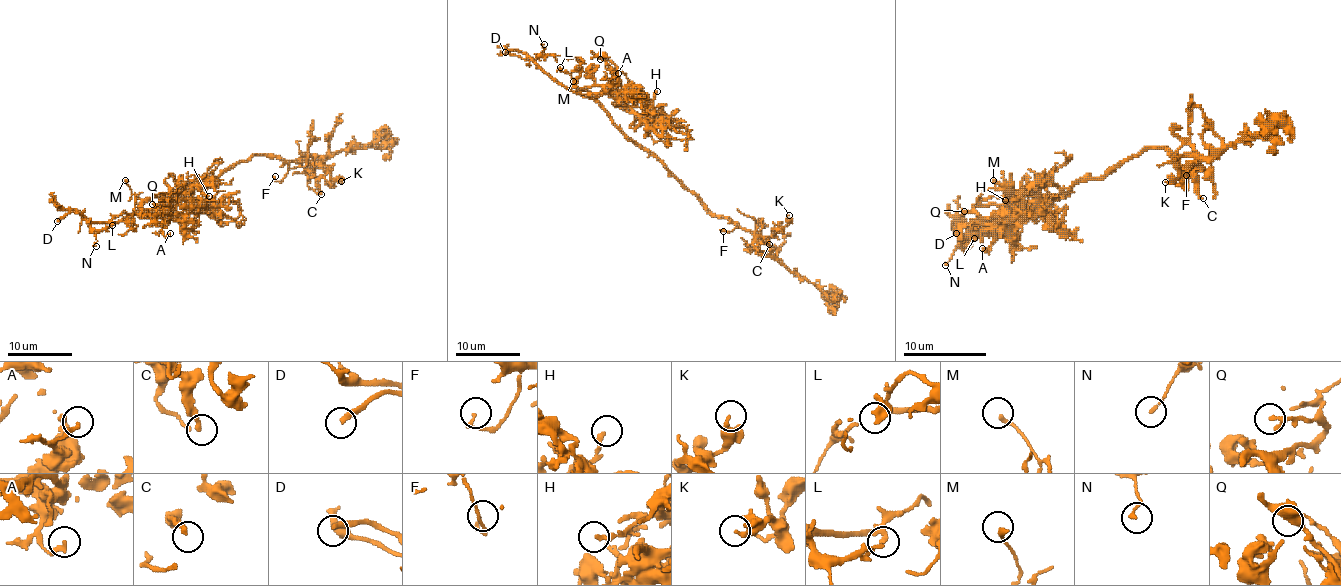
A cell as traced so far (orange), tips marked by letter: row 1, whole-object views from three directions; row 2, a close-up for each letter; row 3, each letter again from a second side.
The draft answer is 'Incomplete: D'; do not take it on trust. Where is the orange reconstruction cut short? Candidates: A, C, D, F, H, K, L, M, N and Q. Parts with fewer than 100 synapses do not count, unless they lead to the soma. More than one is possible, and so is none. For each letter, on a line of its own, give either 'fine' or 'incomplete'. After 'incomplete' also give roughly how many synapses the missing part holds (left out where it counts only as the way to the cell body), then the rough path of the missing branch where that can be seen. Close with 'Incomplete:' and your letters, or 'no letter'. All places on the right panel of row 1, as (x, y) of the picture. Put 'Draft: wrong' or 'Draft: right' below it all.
A: fine
C: fine
D: incomplete
F: fine
H: fine
K: fine
L: fine
M: fine
N: fine
Q: fine
Incomplete: D
Draft: right

